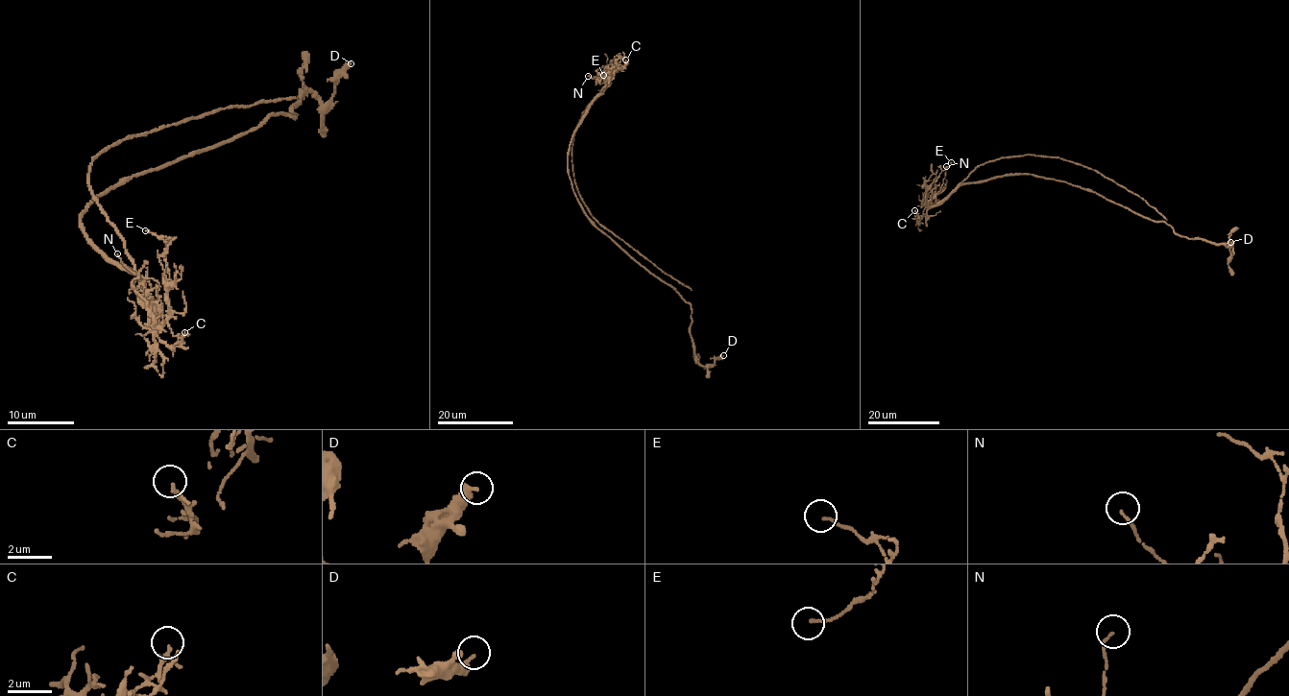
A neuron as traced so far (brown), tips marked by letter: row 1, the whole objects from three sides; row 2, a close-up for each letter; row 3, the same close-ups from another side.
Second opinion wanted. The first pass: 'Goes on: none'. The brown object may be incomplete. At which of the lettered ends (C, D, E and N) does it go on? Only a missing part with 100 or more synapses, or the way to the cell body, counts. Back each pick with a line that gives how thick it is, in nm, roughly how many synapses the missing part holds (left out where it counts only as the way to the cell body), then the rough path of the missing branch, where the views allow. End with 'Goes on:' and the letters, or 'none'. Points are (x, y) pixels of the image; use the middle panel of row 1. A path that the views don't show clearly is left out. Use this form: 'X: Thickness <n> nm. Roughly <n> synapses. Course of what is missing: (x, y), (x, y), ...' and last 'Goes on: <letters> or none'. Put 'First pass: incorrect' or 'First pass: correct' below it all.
Goes on: none
First pass: correct

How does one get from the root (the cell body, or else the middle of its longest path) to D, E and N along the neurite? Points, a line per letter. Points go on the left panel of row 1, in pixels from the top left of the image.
D: (87, 241), (81, 213), (95, 196), (275, 113), (295, 116), (293, 104), (307, 91), (326, 104), (351, 63)
E: (87, 241), (120, 269), (135, 276), (160, 323), (169, 314), (164, 279), (165, 244), (145, 230)
N: (87, 241), (135, 276), (159, 326), (153, 308), (159, 284), (133, 275), (117, 253)

